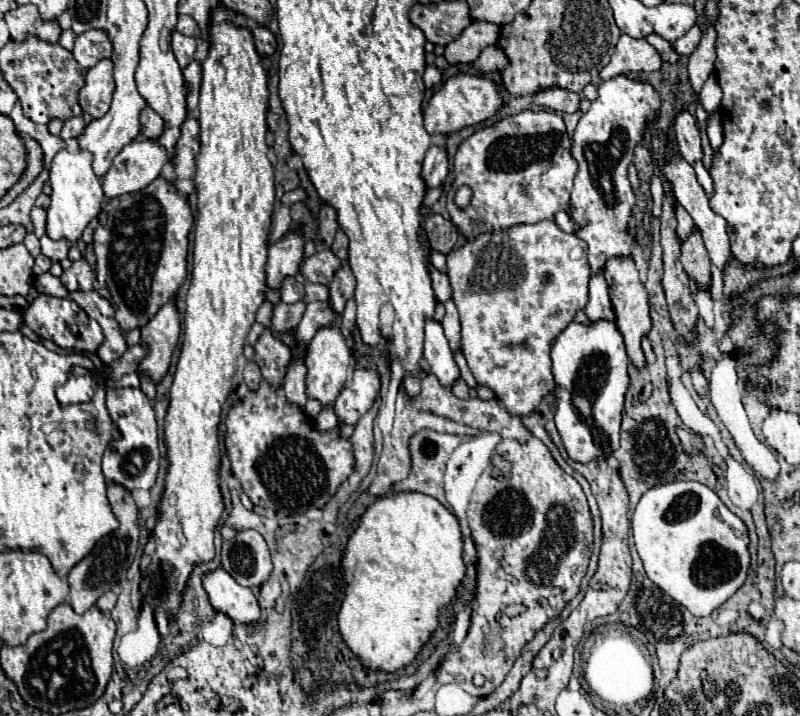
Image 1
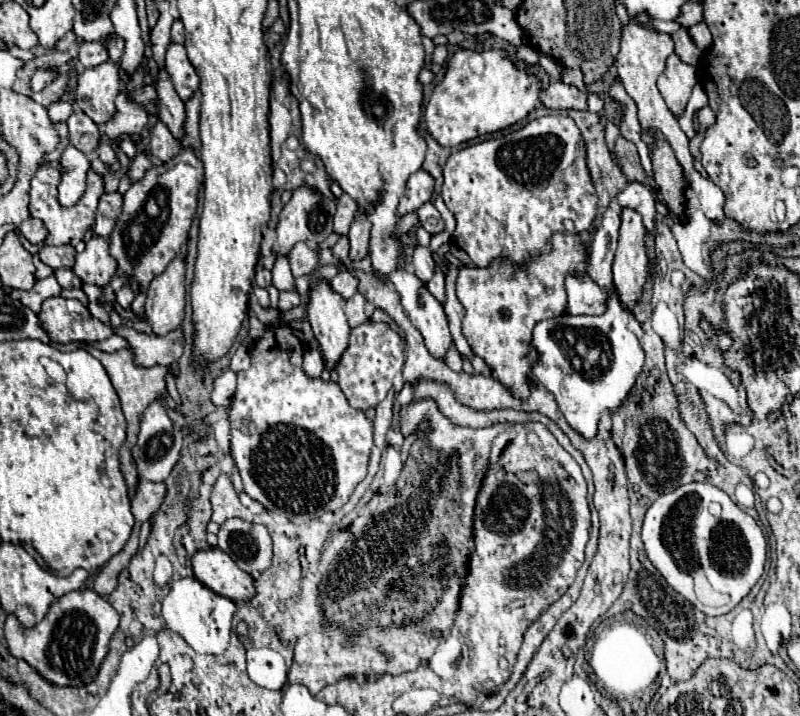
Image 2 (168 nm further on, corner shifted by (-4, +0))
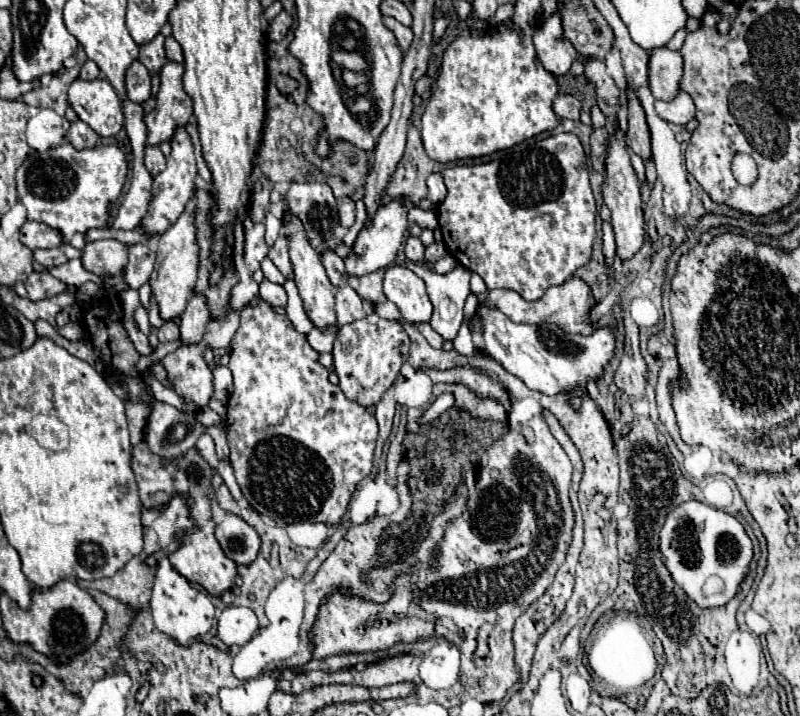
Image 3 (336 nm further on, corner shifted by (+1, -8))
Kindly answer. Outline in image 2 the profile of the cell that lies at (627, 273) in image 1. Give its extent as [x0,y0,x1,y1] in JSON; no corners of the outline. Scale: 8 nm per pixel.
[614,210,648,312]

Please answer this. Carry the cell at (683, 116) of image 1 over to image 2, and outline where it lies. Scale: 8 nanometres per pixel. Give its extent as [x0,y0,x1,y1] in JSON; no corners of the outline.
[658,54,698,116]

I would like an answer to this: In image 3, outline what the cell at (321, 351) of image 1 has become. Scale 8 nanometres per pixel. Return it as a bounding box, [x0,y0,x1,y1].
[283,214,337,330]

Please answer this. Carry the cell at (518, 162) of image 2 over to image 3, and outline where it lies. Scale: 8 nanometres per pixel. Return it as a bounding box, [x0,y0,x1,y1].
[437,134,595,300]

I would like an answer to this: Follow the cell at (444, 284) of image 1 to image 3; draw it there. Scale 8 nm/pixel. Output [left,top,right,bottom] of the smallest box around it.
[405,236,425,262]

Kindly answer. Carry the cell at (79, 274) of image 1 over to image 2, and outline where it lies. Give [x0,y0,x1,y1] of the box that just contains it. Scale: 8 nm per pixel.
[72,236,116,286]

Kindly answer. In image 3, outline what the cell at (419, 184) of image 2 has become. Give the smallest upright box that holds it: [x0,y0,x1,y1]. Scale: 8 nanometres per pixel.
[345,198,409,276]

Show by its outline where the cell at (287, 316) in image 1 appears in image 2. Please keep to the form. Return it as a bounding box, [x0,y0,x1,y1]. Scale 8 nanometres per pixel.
[278,292,302,312]

